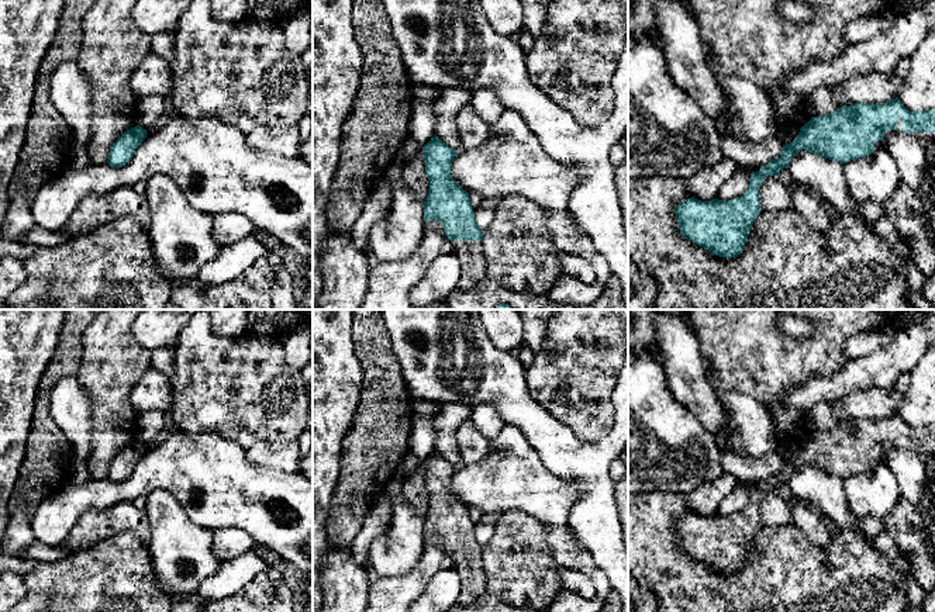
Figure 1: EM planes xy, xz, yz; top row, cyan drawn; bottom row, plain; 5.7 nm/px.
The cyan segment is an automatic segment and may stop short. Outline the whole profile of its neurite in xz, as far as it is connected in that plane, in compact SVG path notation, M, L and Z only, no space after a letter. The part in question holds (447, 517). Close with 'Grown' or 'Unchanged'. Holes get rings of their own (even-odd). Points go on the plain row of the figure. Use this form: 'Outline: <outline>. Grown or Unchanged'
Outline: M437 450L421 461L429 498L424 516L424 536L439 536L444 549L452 556L460 578L459 605L470 605L486 592L483 546L475 536L469 508L452 492L451 481L458 466L449 463Z. Grown

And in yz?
Outline: M896 412L883 419L855 418L839 422L827 431L811 432L800 443L796 454L783 460L782 470L777 474L751 490L749 502L741 512L728 516L718 514L701 516L691 512L679 518L674 529L680 540L680 549L713 570L727 574L735 573L743 566L748 547L762 526L759 502L767 491L779 491L780 485L789 483L796 468L803 464L842 480L858 473L866 473L874 466L886 463L884 449L889 445L905 447L918 456L931 457L935 454L935 423L908 426Z. Grown

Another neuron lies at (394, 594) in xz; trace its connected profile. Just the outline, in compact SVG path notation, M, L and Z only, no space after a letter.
M424 536L422 554L410 574L372 577L365 612L410 612L411 602L441 570L455 570L452 556L444 549L439 536Z

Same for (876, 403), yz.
M894 387L852 391L832 401L834 416L842 422L855 418L883 419L898 412L903 400L904 395Z

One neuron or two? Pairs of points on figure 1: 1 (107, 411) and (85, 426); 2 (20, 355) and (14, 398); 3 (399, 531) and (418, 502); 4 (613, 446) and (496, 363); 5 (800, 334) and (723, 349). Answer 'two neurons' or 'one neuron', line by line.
1: two neurons
2: one neuron
3: two neurons
4: one neuron
5: two neurons

